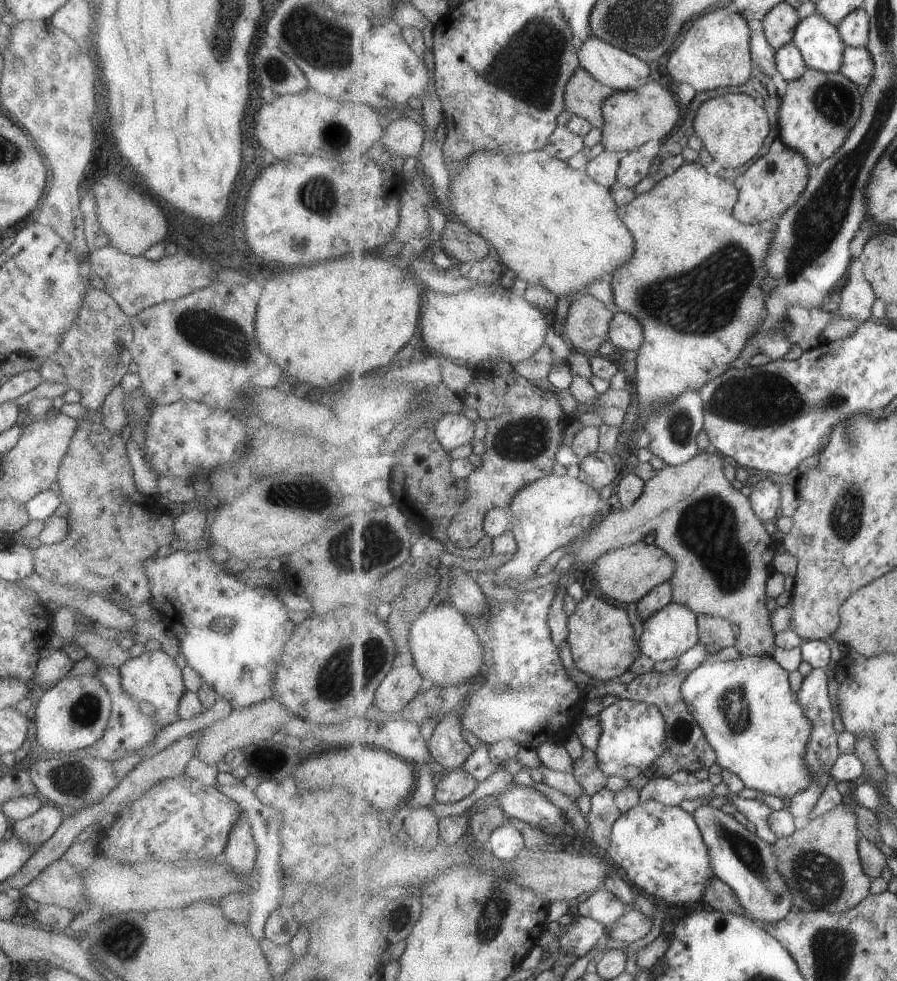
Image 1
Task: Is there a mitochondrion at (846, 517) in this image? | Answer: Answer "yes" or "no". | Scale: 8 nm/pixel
yes

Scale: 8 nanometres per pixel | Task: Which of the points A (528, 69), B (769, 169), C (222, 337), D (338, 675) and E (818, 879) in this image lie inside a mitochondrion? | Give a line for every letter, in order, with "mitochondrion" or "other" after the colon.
A: mitochondrion
B: mitochondrion
C: mitochondrion
D: mitochondrion
E: mitochondrion

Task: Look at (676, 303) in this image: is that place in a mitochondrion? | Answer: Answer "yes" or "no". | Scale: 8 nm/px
yes

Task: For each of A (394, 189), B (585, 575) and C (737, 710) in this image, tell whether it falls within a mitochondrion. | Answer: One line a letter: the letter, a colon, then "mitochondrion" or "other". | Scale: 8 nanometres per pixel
A: other
B: other
C: mitochondrion

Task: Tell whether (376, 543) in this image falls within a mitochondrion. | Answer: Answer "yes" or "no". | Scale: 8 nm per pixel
yes

